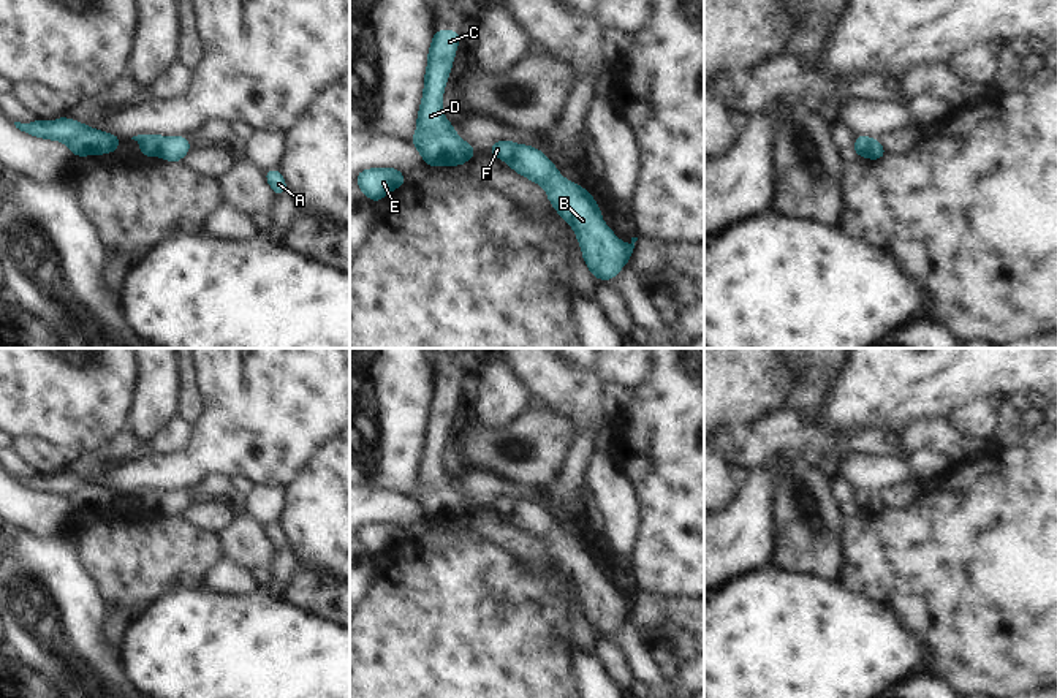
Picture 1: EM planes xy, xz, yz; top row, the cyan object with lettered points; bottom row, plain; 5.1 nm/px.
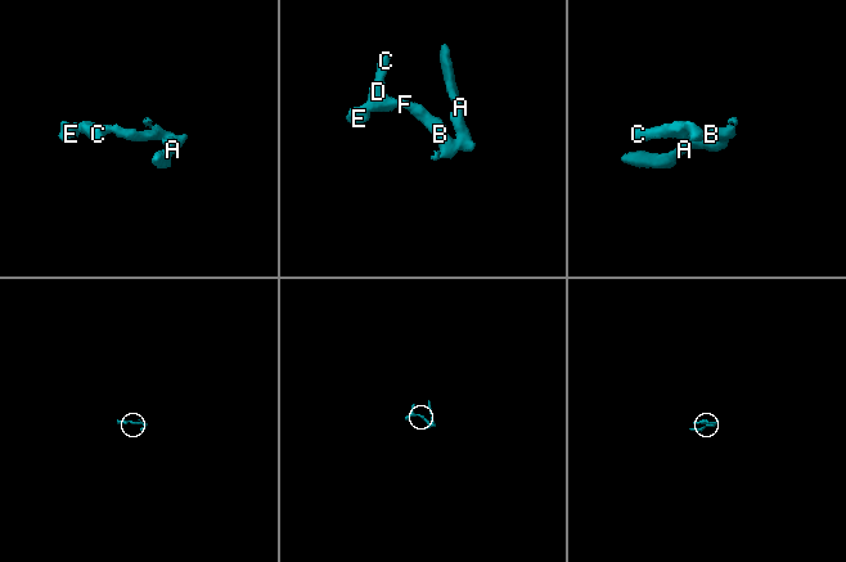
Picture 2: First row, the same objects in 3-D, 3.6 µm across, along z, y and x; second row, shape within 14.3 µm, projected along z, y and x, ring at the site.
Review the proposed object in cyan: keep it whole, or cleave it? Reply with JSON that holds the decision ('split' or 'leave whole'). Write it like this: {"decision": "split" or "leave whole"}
{"decision": "leave whole"}

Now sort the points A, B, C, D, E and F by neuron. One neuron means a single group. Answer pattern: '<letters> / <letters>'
A B C D E F

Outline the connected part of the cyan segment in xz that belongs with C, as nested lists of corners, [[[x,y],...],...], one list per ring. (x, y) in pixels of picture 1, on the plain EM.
[[[434,385],[427,407],[422,453],[416,472],[411,497],[426,521],[459,521],[478,508],[467,495],[457,491],[456,483],[443,468],[443,446],[453,424],[459,402],[460,385]]]

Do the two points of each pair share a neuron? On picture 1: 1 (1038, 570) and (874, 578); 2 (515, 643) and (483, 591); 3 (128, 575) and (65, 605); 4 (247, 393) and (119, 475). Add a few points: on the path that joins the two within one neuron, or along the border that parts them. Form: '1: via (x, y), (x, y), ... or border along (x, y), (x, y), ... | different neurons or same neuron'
1: via (997, 573), (975, 573), (969, 580), (915, 578) | same neuron
2: via (502, 630), (483, 611), (483, 603) | same neuron
3: border along (78, 557), (108, 606) | different neurons
4: via (222, 428), (179, 470), (154, 472) | same neuron

